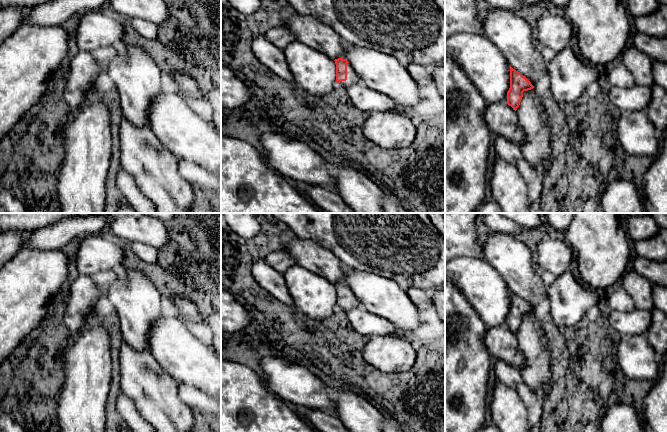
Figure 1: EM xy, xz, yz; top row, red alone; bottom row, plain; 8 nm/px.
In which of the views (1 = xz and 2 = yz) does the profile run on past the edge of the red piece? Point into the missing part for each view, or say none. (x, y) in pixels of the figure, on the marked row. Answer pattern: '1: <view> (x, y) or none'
1: xz (308, 30)
2: yz (501, 119)

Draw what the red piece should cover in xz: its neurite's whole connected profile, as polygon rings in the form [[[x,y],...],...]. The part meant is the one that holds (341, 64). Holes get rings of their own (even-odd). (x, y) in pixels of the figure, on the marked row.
[[[299,14],[285,20],[284,26],[294,34],[295,41],[310,46],[335,61],[336,82],[345,89],[361,81],[346,60],[343,40],[331,27],[314,17]]]

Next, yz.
[[[510,66],[510,88],[507,102],[487,104],[485,120],[491,133],[502,136],[519,145],[525,141],[525,134],[518,126],[516,110],[520,105],[523,92],[533,89],[531,82]]]

